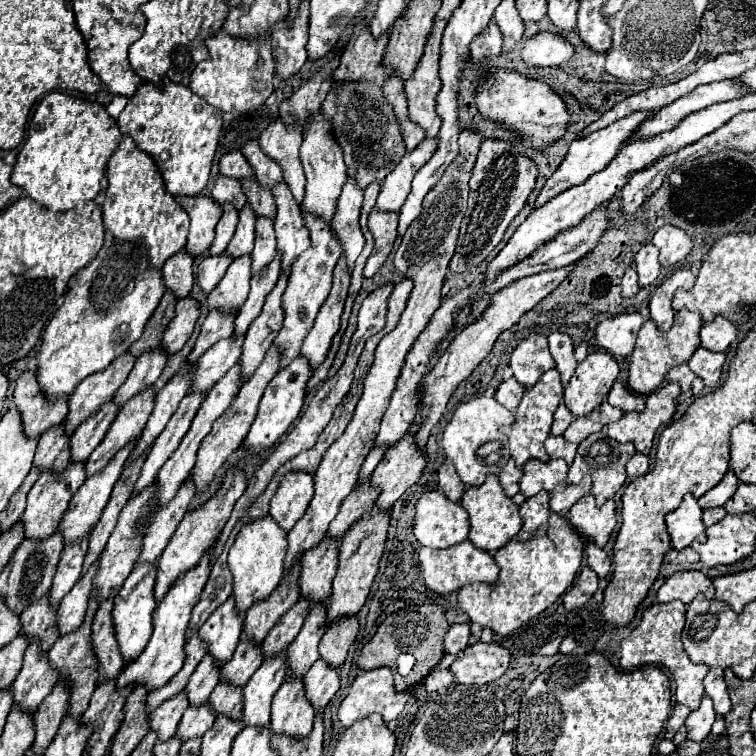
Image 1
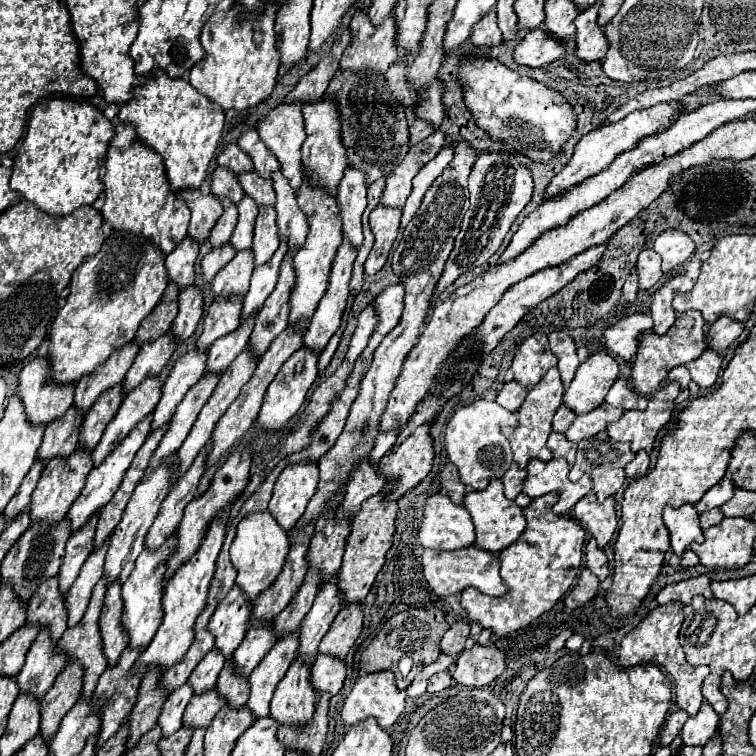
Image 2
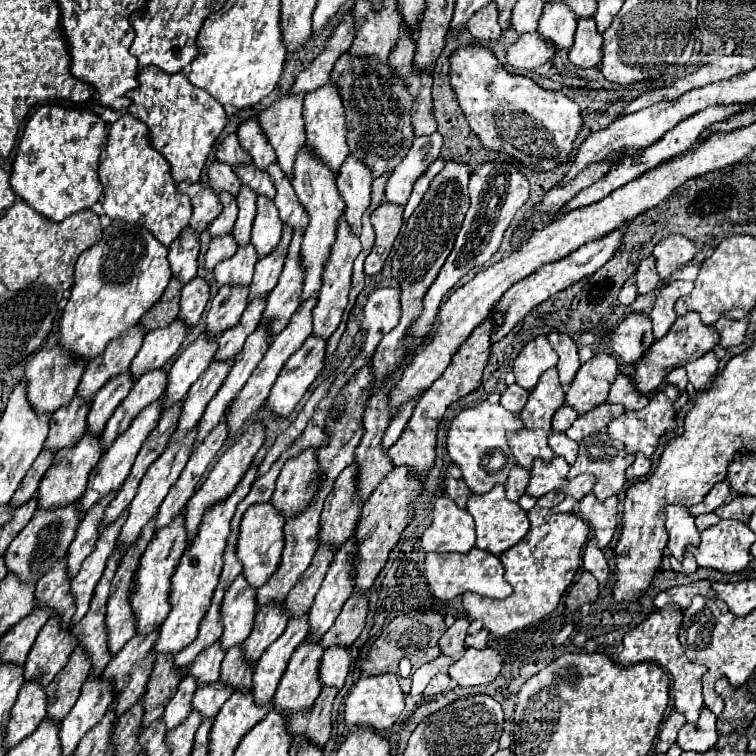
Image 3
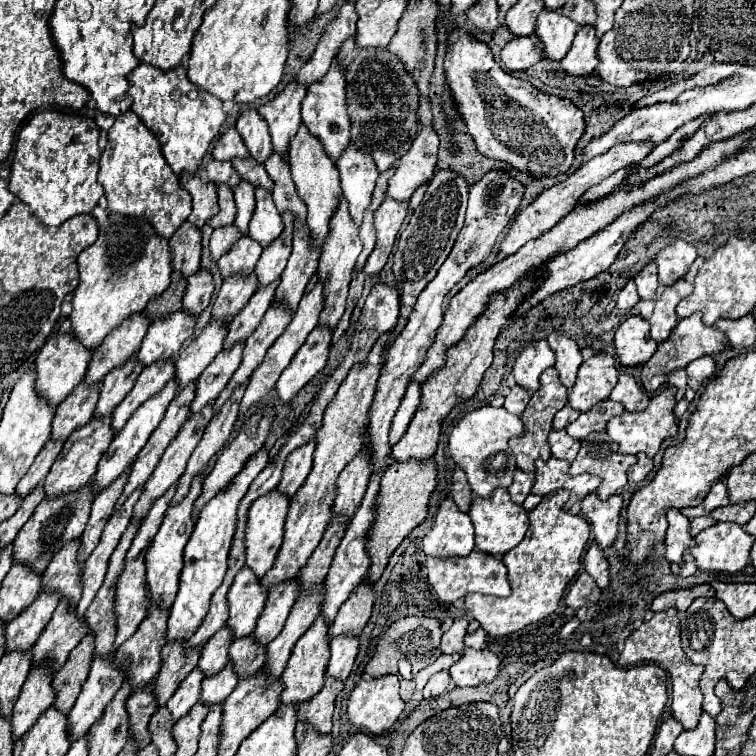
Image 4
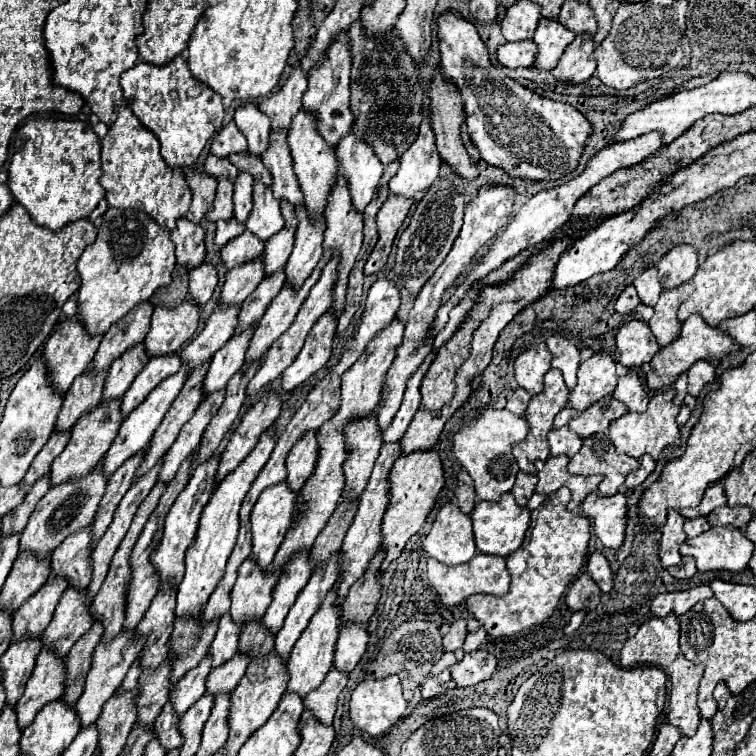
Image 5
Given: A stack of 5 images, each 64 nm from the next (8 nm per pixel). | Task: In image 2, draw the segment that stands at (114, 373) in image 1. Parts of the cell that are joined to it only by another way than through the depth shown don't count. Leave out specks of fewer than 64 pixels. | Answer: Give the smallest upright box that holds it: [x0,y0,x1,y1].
[74,342,138,414]

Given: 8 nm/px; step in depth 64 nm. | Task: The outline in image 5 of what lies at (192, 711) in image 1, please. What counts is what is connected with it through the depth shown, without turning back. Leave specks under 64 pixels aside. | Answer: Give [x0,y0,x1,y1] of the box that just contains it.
[208,654,250,694]

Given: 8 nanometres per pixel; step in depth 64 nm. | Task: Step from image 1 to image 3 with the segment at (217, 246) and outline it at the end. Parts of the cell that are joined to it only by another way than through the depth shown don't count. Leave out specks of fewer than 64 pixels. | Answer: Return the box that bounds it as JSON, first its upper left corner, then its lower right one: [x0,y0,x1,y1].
[208,192,238,236]

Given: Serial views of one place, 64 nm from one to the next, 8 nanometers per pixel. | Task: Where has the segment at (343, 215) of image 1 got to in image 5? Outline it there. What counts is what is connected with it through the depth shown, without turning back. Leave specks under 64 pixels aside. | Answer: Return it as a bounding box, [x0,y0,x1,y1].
[336,128,384,212]

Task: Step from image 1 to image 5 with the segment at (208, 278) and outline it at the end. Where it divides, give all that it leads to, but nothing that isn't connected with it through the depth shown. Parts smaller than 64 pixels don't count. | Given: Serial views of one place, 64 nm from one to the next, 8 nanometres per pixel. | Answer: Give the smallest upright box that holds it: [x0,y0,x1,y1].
[214,218,246,248]

